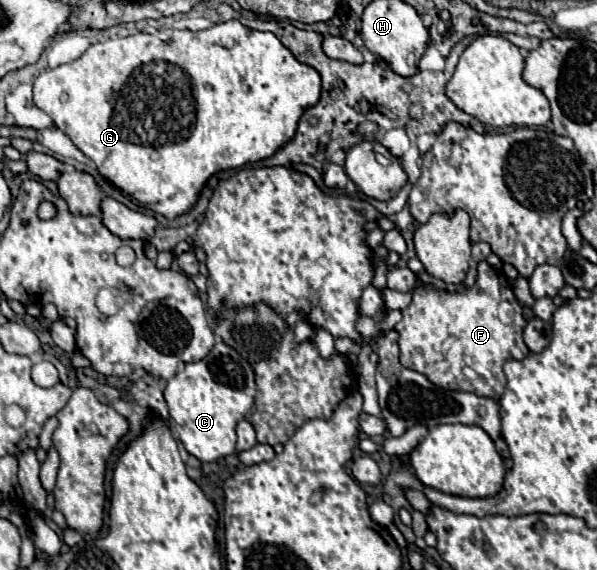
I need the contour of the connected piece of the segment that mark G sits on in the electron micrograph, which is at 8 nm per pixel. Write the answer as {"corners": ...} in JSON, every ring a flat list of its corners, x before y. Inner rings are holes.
{"corners":[[226,21,212,25,204,31,176,31,176,29,162,29,156,35,148,33,134,33,122,39,106,39,100,43,90,45,76,61,60,65,56,69,46,69,34,79,34,103,40,107,46,115,52,117,54,125,64,131,70,141,86,155,90,157,100,175,104,175,110,183,114,183,120,191,132,195,138,199,140,205,150,208,154,213,160,213,166,219,172,219,188,212,194,207,198,193,202,185,220,169,238,169,246,163,266,159,280,147,280,143,288,143,292,135,296,133,296,123,302,117,306,107,316,105,316,99,320,99,320,75,312,71,312,67,302,65,294,59,294,55,276,39,272,33,262,33,244,27,240,21]]}

